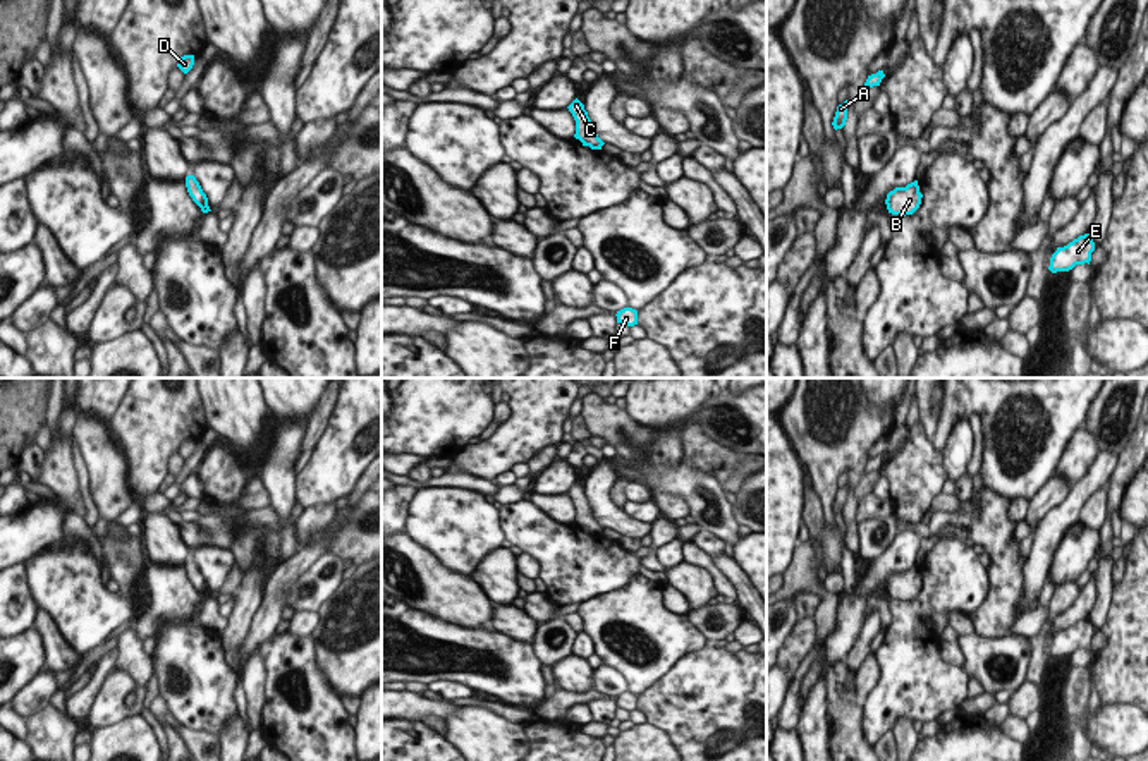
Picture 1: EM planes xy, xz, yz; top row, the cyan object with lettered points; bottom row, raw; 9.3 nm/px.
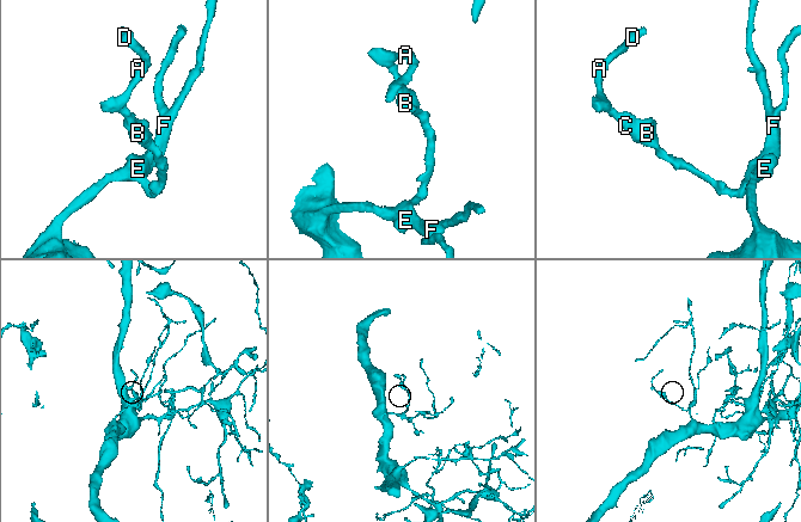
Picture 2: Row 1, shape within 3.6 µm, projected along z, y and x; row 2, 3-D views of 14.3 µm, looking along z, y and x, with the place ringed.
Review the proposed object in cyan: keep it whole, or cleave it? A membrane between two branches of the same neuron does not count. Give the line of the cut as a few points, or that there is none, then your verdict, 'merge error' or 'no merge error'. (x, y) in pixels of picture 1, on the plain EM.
no cut; no merge error

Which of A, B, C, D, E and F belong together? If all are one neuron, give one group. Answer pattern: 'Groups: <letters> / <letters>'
Groups: A B C D E F

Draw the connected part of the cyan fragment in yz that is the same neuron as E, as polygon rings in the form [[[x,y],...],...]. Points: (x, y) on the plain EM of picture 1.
[[[1090,618],[1079,620],[1072,627],[1064,632],[1057,632],[1057,636],[1050,642],[1048,654],[1052,658],[1069,656],[1076,649],[1084,649],[1091,646],[1091,637],[1095,636],[1095,627]]]

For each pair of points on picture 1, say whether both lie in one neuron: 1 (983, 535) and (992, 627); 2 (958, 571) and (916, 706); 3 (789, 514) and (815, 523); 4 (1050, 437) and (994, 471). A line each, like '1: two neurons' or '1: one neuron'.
1: one neuron
2: one neuron
3: two neurons
4: one neuron

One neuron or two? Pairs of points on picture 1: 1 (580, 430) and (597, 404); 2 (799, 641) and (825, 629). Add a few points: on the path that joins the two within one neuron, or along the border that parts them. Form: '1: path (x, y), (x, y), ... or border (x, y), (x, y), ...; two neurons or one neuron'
1: border (580, 413), (593, 435); two neurons
2: border (813, 617), (813, 645), (806, 653); two neurons

